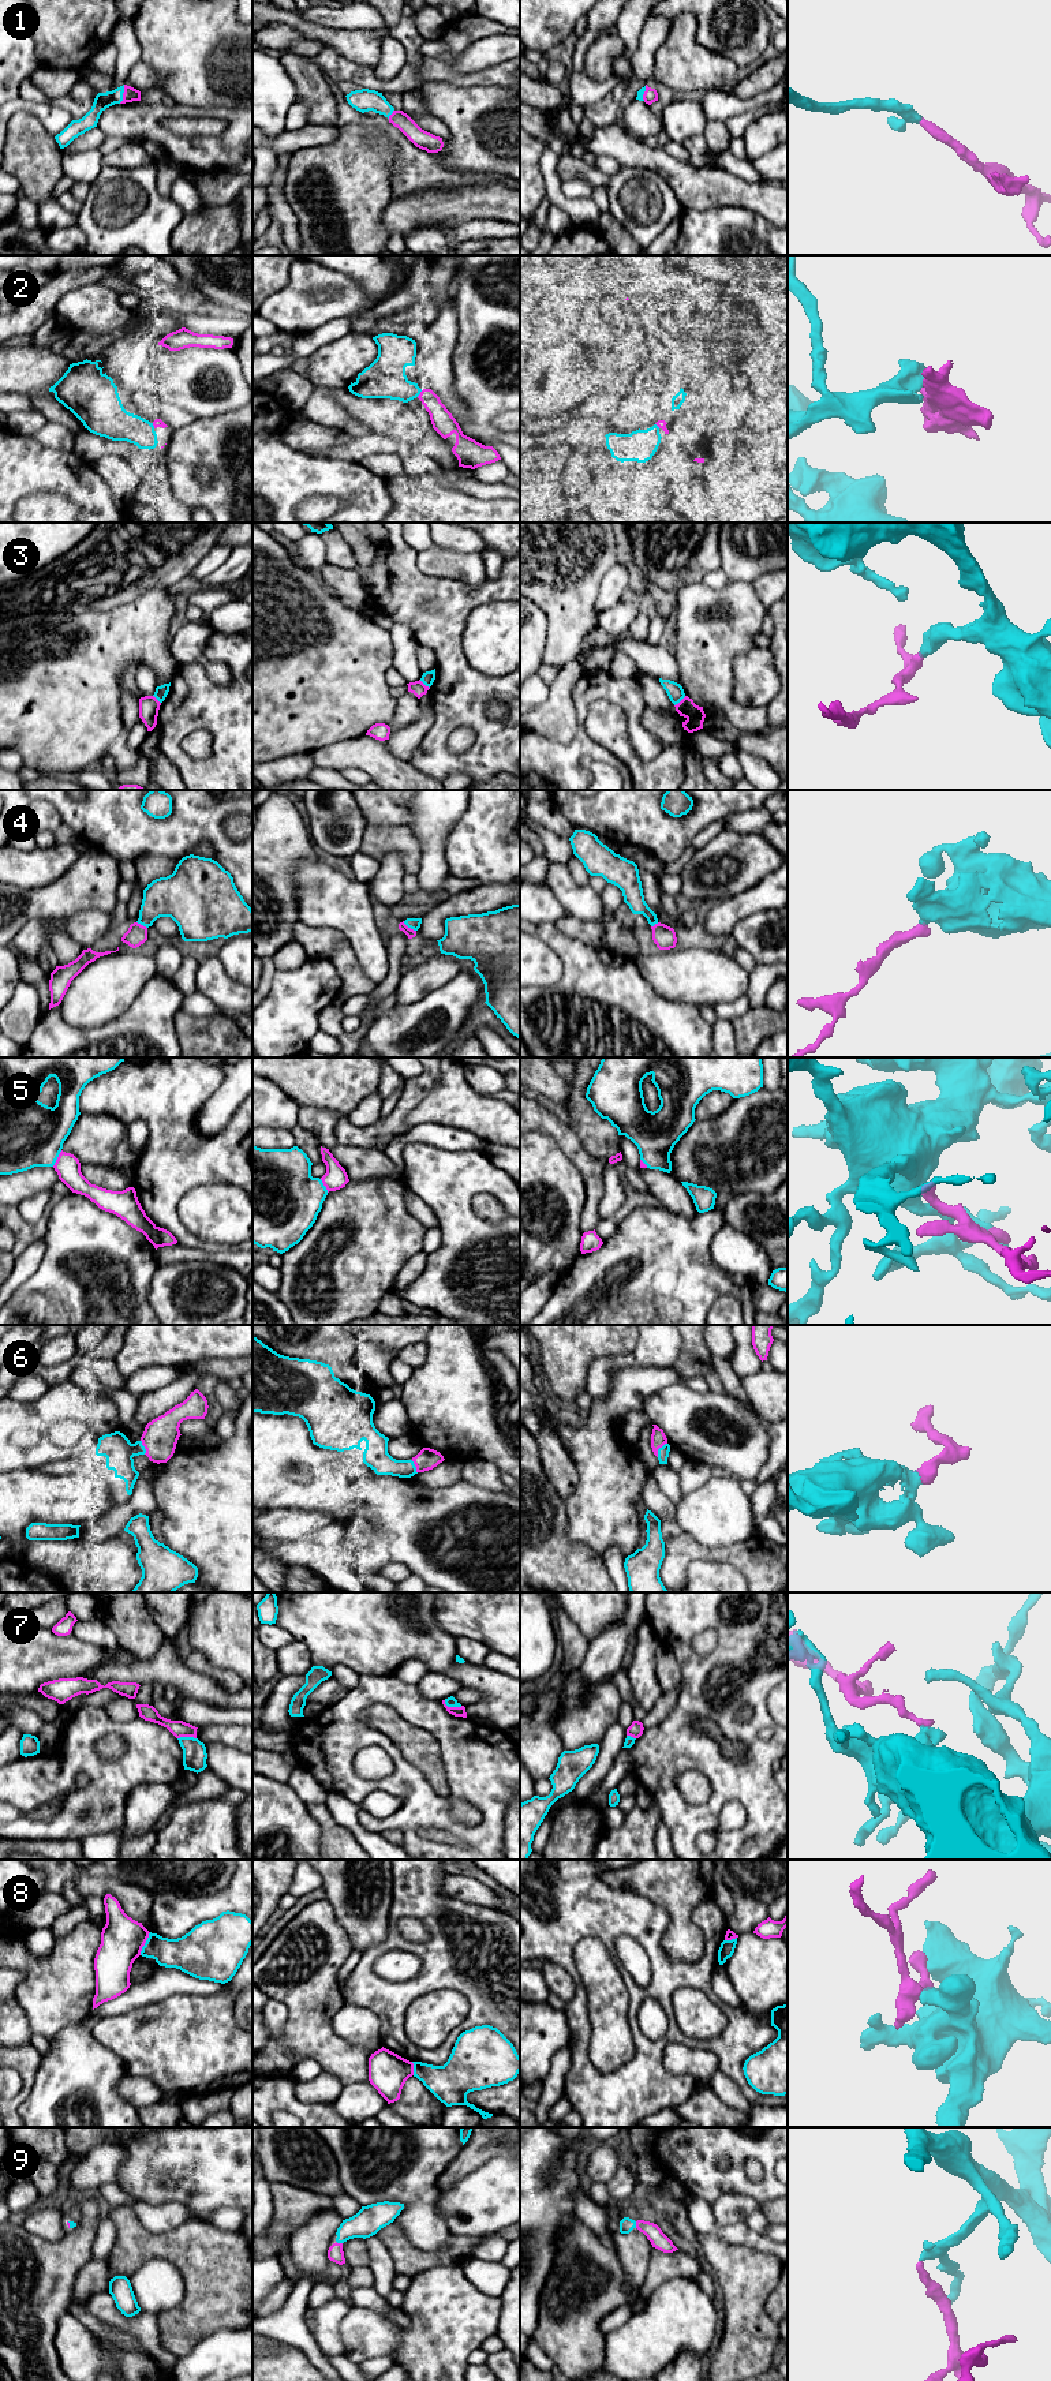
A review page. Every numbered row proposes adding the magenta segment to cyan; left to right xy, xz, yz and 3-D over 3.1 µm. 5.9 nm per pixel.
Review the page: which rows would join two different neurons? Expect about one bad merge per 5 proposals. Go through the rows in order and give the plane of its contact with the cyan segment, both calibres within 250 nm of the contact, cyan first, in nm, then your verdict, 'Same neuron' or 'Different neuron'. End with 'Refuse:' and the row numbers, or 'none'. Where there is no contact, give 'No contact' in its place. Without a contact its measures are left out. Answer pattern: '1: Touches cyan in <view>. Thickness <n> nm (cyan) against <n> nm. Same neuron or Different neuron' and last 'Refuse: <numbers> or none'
1: Touches cyan in xy. Thickness 100 nm (cyan) against 90 nm. Same neuron
2: Touches cyan in xz. Thickness 240 nm (cyan) against 140 nm. Same neuron
3: Touches cyan in yz. Thickness 100 nm (cyan) against 120 nm. Different neuron
4: Touches cyan in xz. Thickness 70 nm (cyan) against 50 nm. Same neuron
5: Touches cyan in xy. Thickness 380 nm (cyan) against 150 nm. Same neuron
6: Touches cyan in yz. Thickness 60 nm (cyan) against 90 nm. Same neuron
7: Touches cyan in xz. Thickness 60 nm (cyan) against 60 nm. Different neuron
8: Touches cyan in xy. Thickness 200 nm (cyan) against 260 nm. Different neuron
9: Touches cyan in xz. Thickness 170 nm (cyan) against 90 nm. Same neuron
Refuse: 3, 7, 8

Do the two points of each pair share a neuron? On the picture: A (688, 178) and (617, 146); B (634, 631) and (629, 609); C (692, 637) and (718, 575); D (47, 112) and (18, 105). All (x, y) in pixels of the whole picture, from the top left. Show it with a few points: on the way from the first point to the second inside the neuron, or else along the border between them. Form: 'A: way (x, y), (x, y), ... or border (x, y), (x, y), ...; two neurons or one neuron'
A: way (670, 169), (655, 158), (635, 153); one neuron
B: border (639, 611), (620, 636); two neurons
C: border (703, 581), (714, 588), (722, 588), (729, 581); two neurons
D: way (40, 111), (25, 105); one neuron

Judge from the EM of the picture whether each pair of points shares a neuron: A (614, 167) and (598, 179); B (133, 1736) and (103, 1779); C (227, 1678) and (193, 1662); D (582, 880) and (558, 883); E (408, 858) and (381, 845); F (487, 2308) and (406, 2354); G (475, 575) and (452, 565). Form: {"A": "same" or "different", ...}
{"A": "different", "B": "same", "C": "same", "D": "different", "E": "same", "F": "same", "G": "same"}

